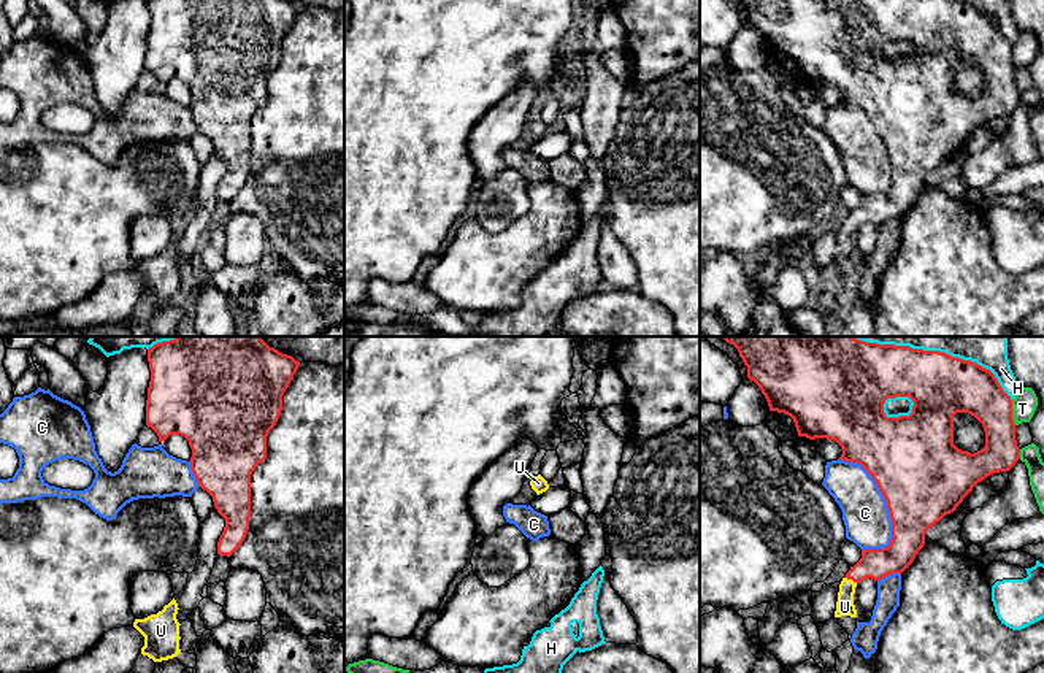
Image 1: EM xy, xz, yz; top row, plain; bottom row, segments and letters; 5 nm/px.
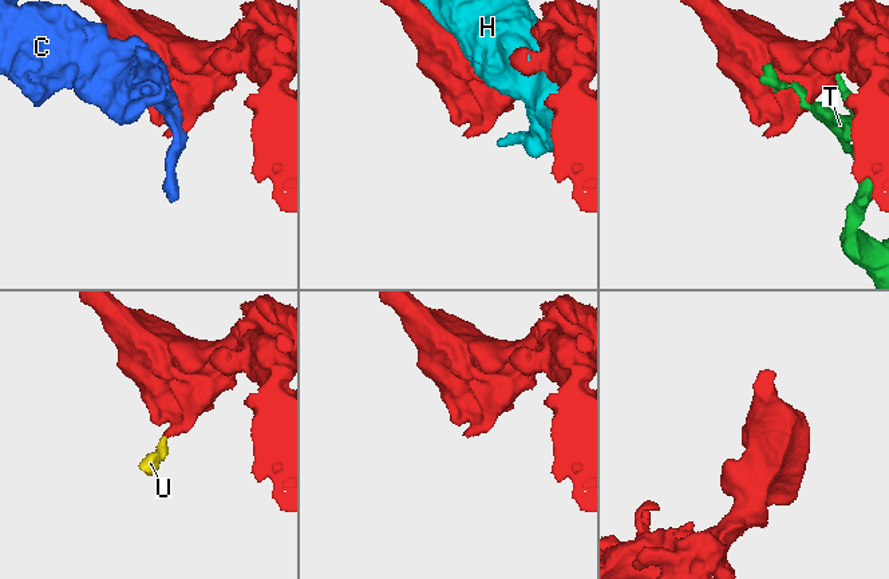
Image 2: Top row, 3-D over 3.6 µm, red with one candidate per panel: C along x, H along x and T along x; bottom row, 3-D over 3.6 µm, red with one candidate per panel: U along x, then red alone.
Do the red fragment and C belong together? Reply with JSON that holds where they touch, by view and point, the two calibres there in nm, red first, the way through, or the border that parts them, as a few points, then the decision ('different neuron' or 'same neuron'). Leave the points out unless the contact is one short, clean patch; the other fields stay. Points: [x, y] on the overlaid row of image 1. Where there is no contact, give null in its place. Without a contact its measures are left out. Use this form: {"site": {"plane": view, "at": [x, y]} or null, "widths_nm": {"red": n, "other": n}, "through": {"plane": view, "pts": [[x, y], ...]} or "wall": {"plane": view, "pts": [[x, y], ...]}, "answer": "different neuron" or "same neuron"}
{"site": {"plane": "yz", "at": [884, 497]}, "widths_nm": {"red": 460, "other": 240}, "answer": "different neuron"}

